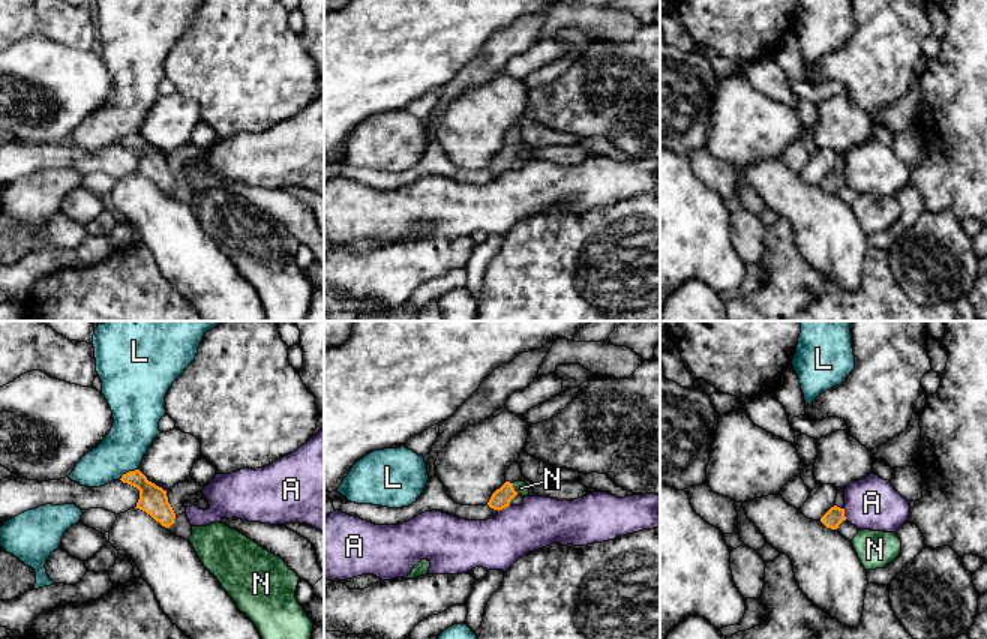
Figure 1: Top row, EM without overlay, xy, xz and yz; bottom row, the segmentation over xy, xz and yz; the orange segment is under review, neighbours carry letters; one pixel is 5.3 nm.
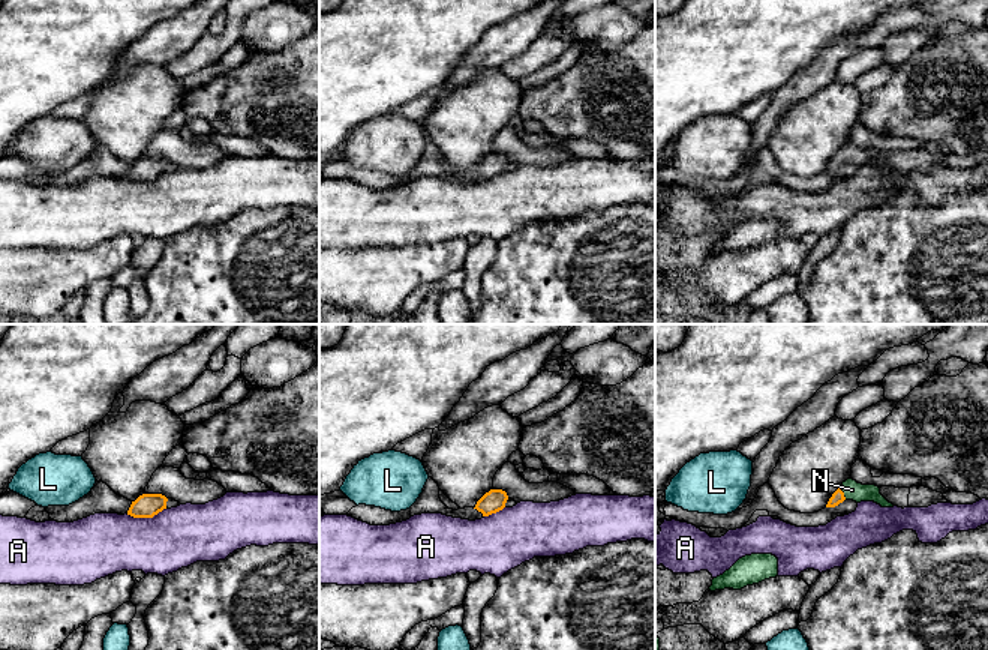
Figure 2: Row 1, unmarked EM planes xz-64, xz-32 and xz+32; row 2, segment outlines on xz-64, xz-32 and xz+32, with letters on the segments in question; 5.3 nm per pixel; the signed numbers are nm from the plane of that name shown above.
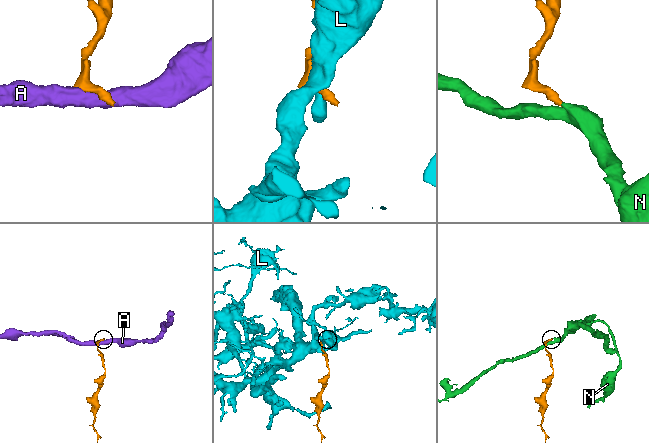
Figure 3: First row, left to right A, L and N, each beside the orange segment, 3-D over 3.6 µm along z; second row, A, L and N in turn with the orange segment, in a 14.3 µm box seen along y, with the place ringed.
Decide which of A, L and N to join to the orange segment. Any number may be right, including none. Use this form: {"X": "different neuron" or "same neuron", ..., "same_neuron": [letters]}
{"A": "different neuron", "L": "different neuron", "N": "same neuron", "same_neuron": ["N"]}

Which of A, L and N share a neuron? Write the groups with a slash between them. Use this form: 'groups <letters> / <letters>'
groups A / L / N

